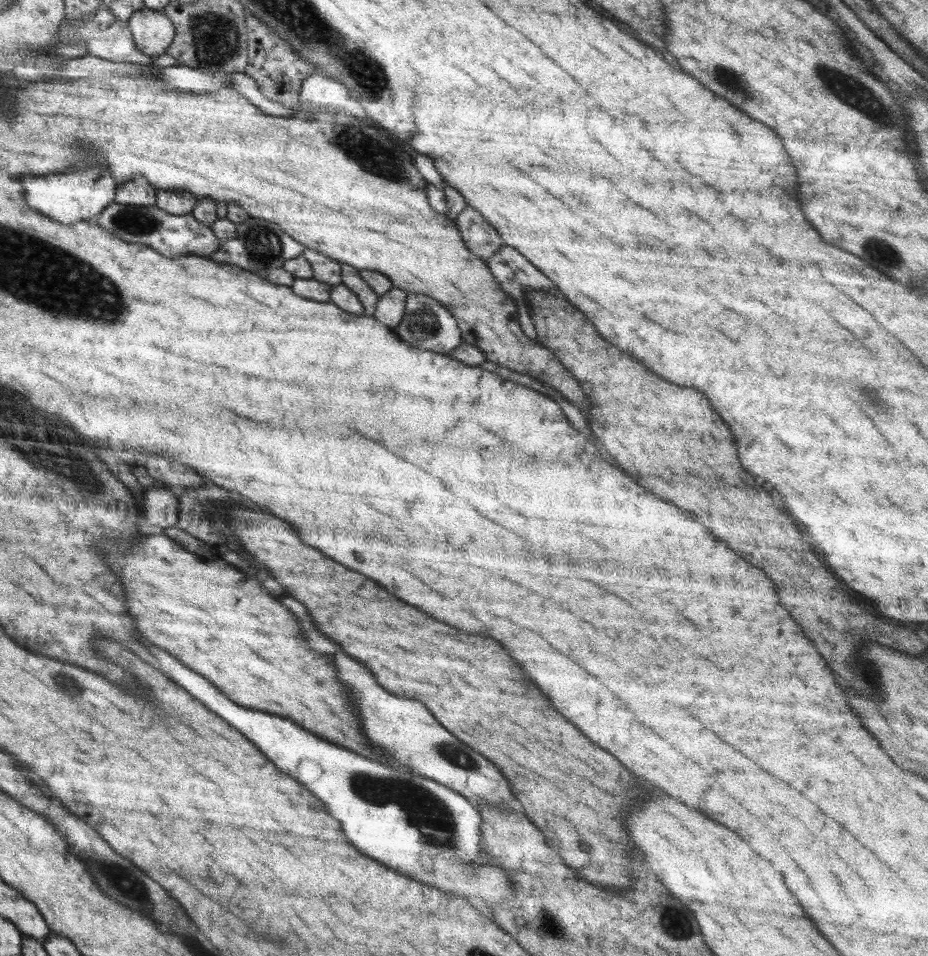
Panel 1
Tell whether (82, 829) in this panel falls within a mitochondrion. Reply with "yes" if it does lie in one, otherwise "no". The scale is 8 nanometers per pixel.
no

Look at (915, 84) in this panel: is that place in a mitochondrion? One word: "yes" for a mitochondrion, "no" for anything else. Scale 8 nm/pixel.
no

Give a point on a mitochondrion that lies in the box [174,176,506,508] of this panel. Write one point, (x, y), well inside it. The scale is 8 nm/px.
(263, 245)

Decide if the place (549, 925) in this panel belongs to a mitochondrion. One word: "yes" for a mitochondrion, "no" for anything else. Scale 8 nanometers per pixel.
yes

